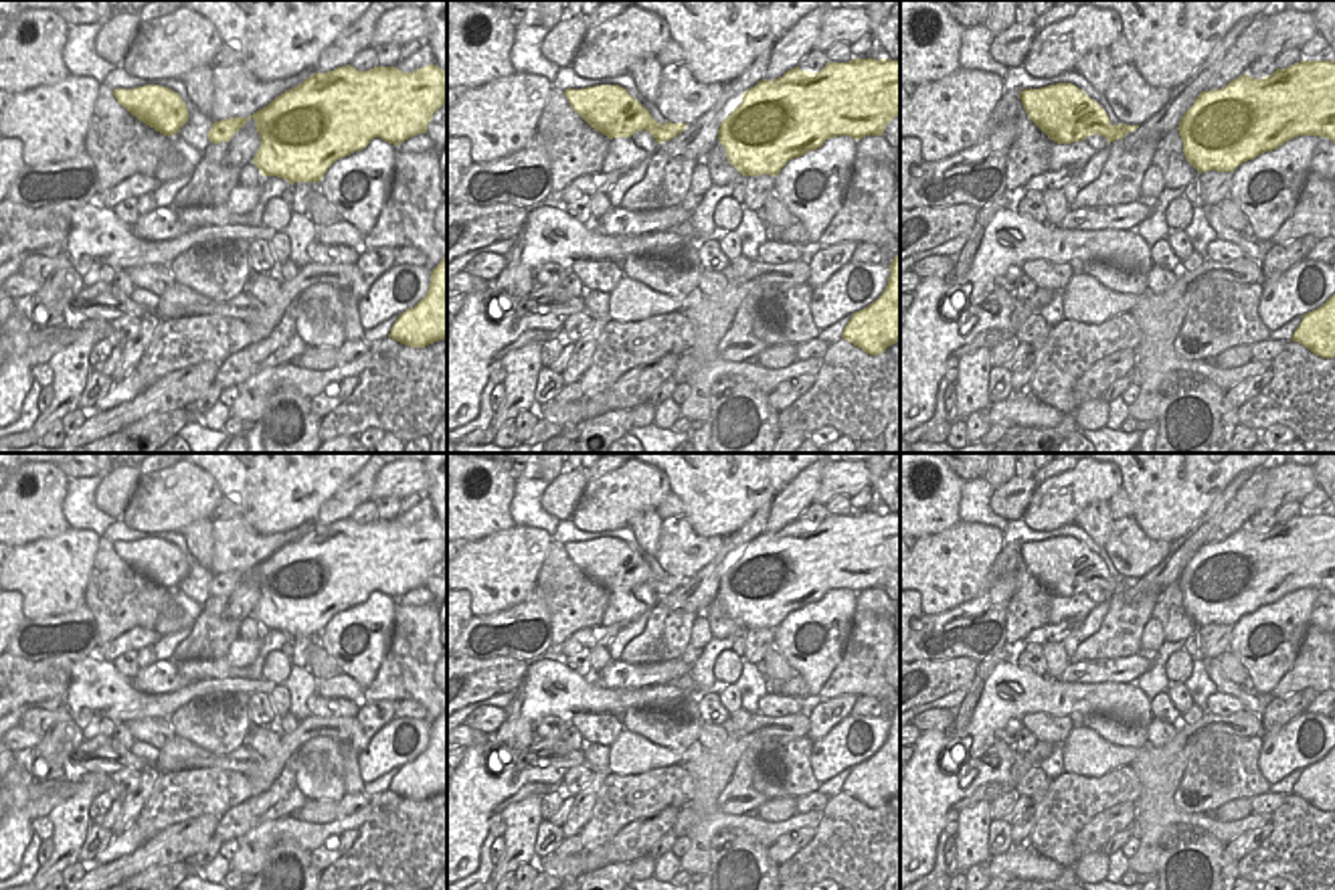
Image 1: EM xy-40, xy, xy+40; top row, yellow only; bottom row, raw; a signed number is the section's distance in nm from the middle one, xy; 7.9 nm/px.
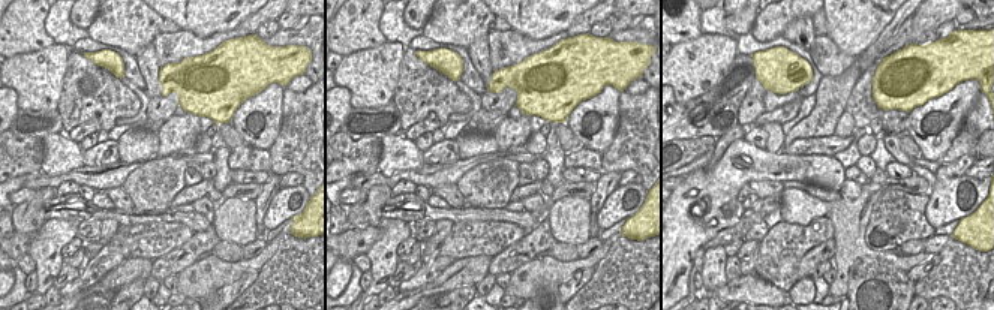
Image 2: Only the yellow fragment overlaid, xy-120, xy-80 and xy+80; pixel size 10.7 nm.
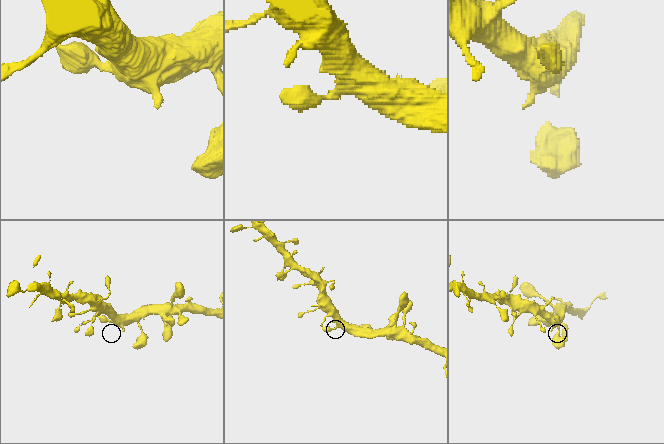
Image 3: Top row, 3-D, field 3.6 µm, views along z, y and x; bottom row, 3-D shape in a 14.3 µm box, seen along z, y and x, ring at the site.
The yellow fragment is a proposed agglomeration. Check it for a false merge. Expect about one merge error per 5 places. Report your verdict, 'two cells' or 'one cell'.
one cell

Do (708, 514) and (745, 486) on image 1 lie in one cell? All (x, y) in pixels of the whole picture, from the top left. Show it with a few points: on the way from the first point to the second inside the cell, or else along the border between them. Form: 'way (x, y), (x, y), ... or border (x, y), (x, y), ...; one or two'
way (717, 506), (737, 486); one

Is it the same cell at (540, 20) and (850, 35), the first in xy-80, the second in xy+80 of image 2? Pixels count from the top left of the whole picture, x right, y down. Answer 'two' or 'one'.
one

